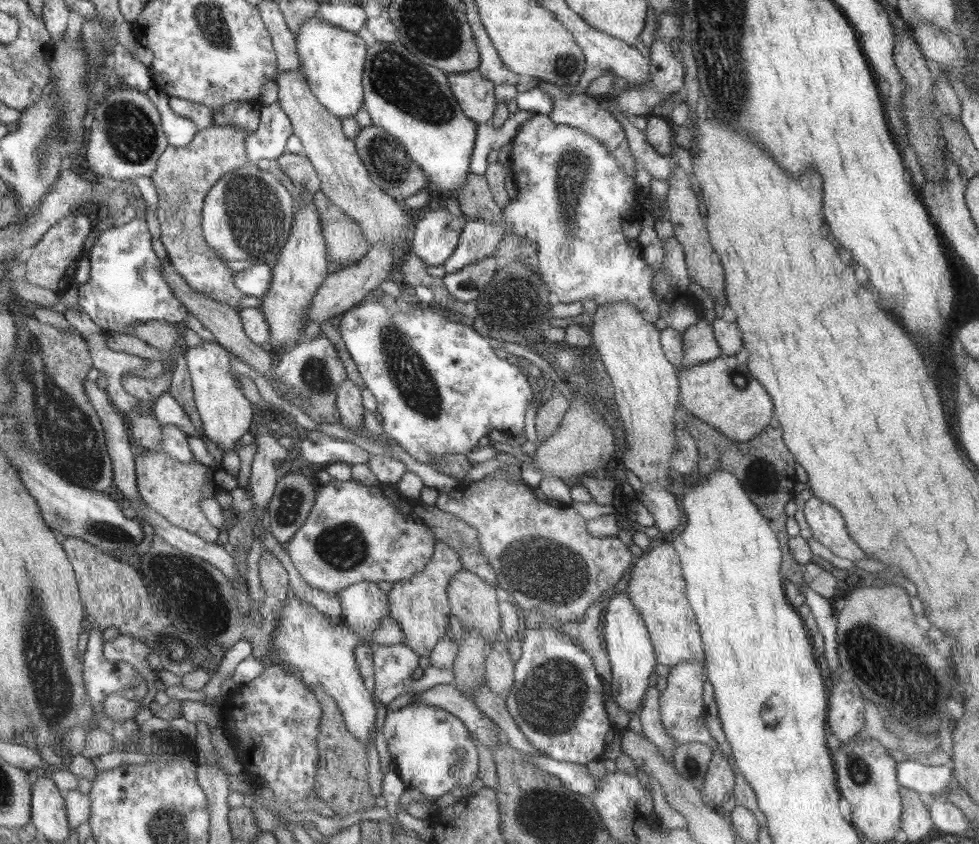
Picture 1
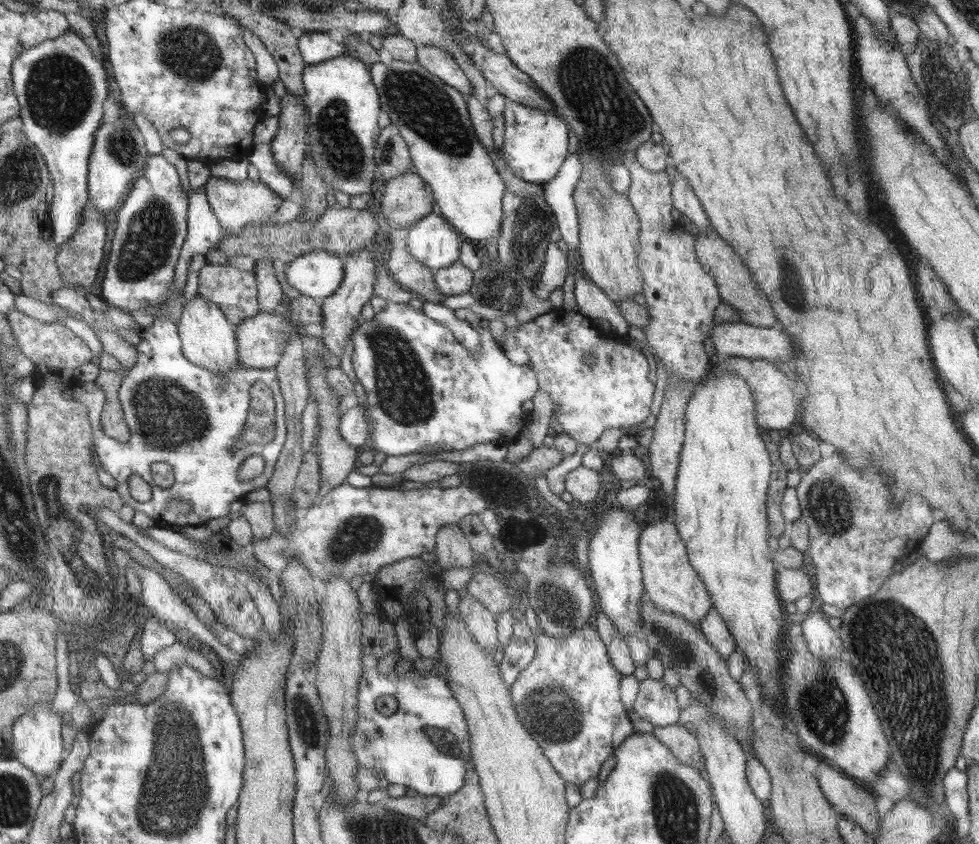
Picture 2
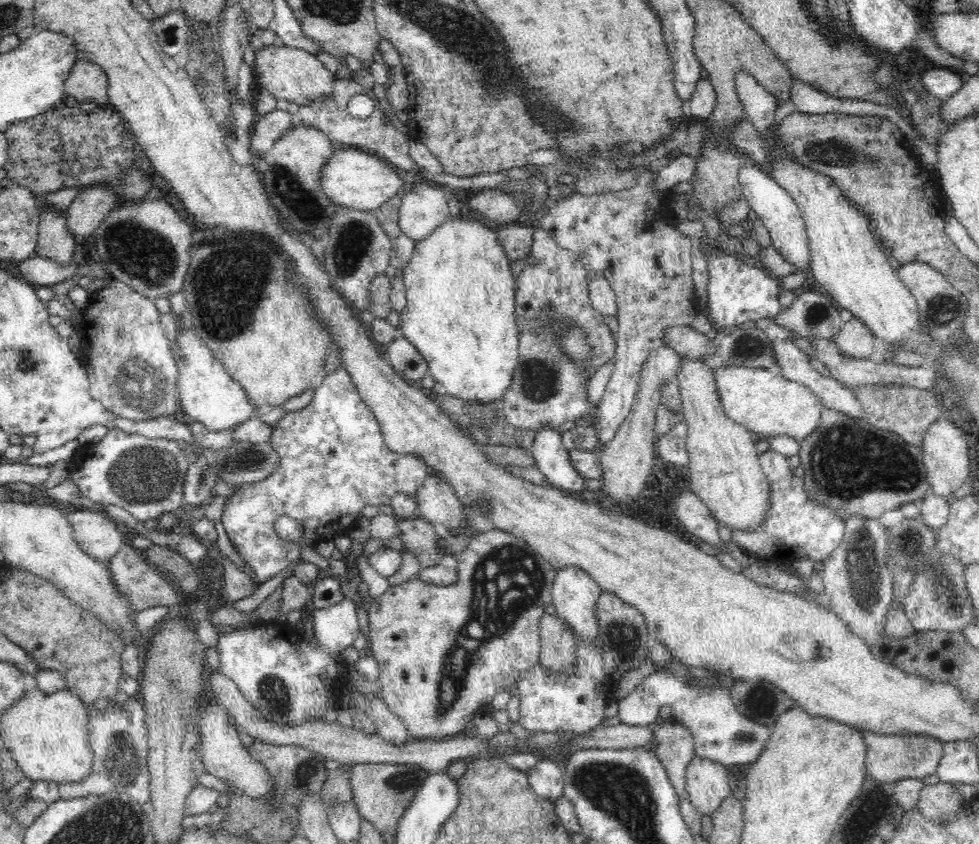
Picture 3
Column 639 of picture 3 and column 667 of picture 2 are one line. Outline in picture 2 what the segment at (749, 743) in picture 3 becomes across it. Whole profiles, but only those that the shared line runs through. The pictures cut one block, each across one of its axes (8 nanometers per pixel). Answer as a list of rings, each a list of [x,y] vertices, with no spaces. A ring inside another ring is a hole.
[[[647,678],[640,683],[633,710],[654,727],[676,725],[681,711],[674,692],[662,678]]]

